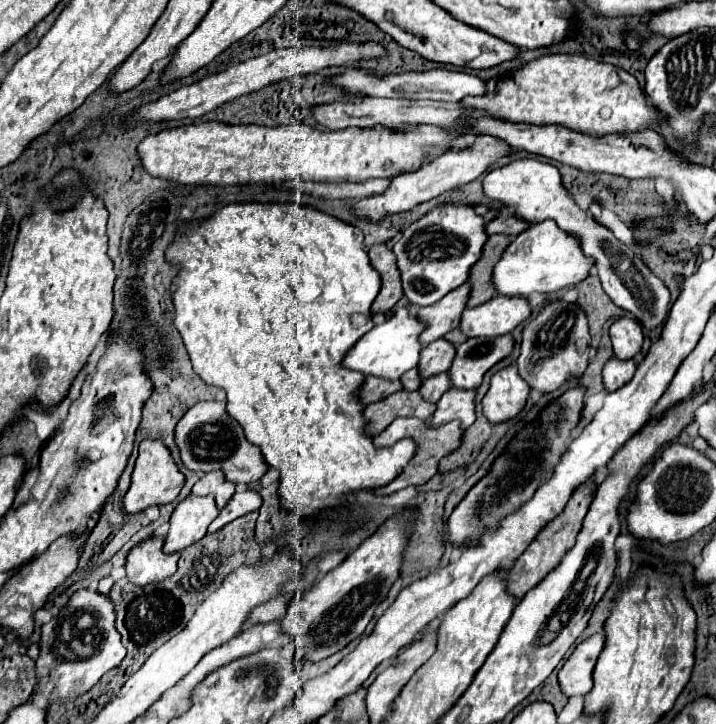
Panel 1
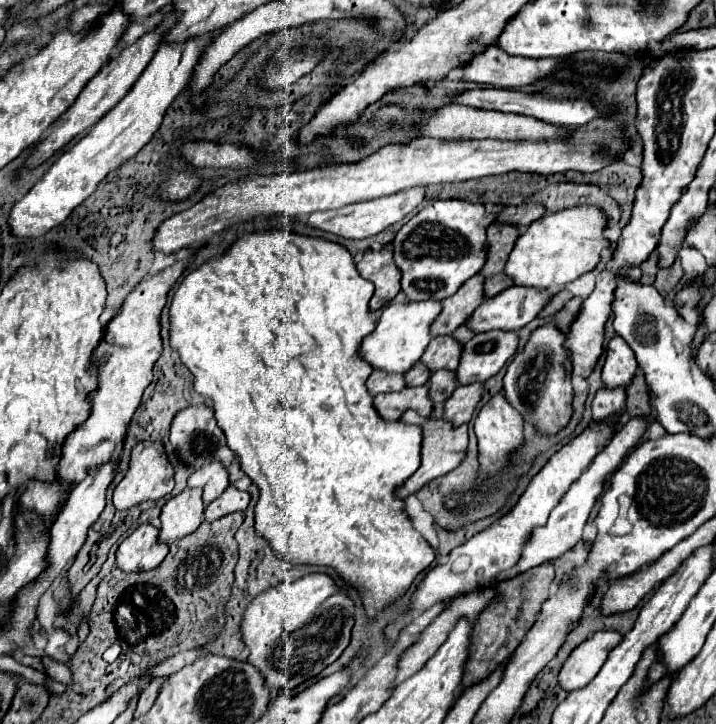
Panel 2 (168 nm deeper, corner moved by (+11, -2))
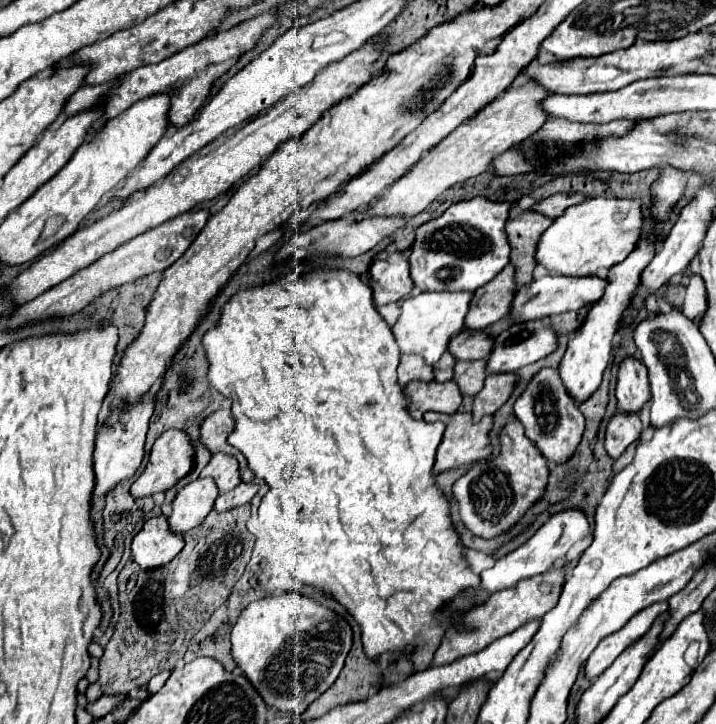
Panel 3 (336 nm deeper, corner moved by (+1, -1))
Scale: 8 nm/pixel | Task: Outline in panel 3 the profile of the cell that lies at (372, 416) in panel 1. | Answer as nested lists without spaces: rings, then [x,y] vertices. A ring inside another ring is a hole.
[[[412,381],[404,387],[408,399],[408,413],[414,419],[422,419],[426,411],[438,413],[456,413],[458,405],[462,403],[462,395],[454,381],[438,383],[438,381]]]

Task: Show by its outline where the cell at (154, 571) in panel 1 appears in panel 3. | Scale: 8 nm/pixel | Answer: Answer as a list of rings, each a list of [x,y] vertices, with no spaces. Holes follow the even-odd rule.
[[[152,517],[132,539],[132,561],[136,561],[142,569],[156,569],[170,563],[182,547],[182,535],[170,533],[166,517]]]

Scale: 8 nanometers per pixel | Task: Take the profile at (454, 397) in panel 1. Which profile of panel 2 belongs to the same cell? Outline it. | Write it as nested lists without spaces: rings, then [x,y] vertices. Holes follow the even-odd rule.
[[[472,382],[466,386],[458,386],[456,392],[452,394],[452,398],[446,400],[446,414],[444,418],[450,420],[454,426],[460,426],[464,422],[468,422],[478,406],[478,402],[482,400],[484,394],[484,384],[482,382]]]

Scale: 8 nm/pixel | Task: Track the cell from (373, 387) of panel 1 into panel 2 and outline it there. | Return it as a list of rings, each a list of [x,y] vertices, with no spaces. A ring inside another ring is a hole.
[[[374,370],[366,382],[368,392],[372,396],[380,394],[380,392],[394,392],[394,390],[402,390],[406,388],[404,382],[404,374],[388,374],[384,370]]]

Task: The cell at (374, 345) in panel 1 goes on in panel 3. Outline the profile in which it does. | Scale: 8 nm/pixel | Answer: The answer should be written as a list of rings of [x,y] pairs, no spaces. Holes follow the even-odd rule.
[[[420,293],[416,297],[404,299],[402,313],[396,325],[392,327],[400,353],[420,355],[426,359],[428,365],[434,365],[434,361],[438,361],[440,355],[446,351],[448,341],[462,331],[464,315],[468,311],[470,299],[472,293]]]

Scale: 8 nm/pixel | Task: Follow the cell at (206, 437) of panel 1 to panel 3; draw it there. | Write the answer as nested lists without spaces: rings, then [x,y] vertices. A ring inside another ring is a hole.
[[[218,409],[200,423],[200,441],[212,455],[214,453],[228,453],[228,455],[236,457],[240,463],[242,481],[252,483],[254,473],[248,469],[246,457],[238,449],[228,445],[228,441],[226,441],[226,437],[232,433],[232,429],[234,429],[234,419],[232,419],[230,409]]]

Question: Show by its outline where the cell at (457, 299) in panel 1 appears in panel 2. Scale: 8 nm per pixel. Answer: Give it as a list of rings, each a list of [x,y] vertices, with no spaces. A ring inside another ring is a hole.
[[[478,274],[468,282],[464,282],[464,286],[460,286],[460,290],[454,296],[442,300],[442,312],[432,324],[432,336],[452,334],[458,326],[468,322],[468,318],[474,314],[474,310],[480,306],[482,300],[484,300],[484,278],[480,278]]]

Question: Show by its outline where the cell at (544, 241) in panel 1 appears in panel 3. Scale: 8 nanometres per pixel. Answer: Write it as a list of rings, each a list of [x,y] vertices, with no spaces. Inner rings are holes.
[[[594,197],[584,199],[578,205],[568,207],[554,223],[542,233],[536,245],[536,261],[554,275],[566,277],[592,277],[602,269],[624,261],[634,251],[642,227],[640,201],[618,197]]]

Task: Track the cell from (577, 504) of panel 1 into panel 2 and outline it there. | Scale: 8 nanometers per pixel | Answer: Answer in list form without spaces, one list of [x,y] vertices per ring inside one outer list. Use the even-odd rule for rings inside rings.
[[[542,564],[542,566],[536,566],[536,570],[528,570],[516,578],[500,582],[496,586],[500,590],[502,598],[498,602],[494,602],[490,608],[486,608],[478,616],[478,622],[474,624],[474,634],[472,634],[474,644],[472,644],[472,650],[468,650],[468,664],[464,666],[464,678],[460,682],[458,694],[462,694],[470,686],[482,682],[488,674],[496,672],[498,666],[508,662],[508,658],[514,654],[514,650],[522,644],[526,632],[534,626],[540,606],[550,594],[552,580],[554,580],[552,564]]]

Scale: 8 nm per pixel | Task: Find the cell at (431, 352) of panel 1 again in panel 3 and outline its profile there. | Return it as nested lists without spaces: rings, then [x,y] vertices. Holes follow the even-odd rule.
[[[464,329],[464,333],[458,333],[454,339],[450,339],[448,351],[456,361],[480,361],[490,355],[490,345],[492,337],[488,333]]]

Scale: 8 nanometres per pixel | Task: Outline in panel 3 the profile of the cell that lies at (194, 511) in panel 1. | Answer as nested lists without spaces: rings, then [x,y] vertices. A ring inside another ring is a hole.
[[[210,477],[188,483],[172,501],[172,513],[168,517],[170,531],[184,535],[186,531],[196,529],[212,511],[216,497],[218,487],[214,485],[214,481],[210,481]]]

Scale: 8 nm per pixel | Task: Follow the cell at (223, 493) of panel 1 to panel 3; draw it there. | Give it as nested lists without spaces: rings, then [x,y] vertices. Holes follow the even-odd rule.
[[[226,453],[212,455],[210,463],[204,467],[200,477],[212,477],[216,481],[220,493],[234,489],[242,481],[240,473],[238,473],[238,461]]]

